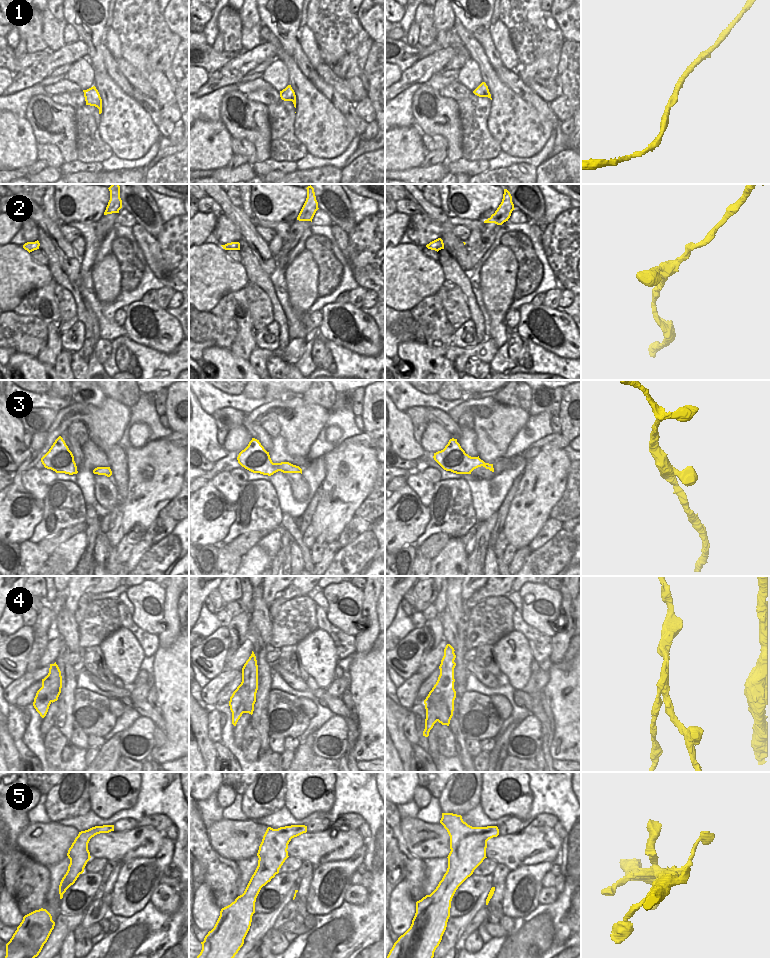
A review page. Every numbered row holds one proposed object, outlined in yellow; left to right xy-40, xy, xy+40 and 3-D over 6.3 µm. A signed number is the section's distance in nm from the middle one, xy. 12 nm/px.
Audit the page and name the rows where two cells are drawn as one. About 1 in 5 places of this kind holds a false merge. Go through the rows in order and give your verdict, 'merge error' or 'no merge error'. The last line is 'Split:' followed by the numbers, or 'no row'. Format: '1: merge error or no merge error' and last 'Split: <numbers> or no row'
1: no merge error
2: no merge error
3: no merge error
4: merge error
5: no merge error
Split: 4

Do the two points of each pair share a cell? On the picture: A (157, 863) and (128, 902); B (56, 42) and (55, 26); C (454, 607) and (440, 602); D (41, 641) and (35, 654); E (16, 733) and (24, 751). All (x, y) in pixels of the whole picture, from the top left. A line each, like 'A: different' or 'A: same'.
A: same
B: same
C: different
D: same
E: different

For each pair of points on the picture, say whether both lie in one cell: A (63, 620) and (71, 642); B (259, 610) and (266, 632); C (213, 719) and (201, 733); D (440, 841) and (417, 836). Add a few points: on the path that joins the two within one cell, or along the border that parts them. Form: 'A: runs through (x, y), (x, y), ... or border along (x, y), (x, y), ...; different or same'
A: runs through (66, 625), (70, 637); same
B: runs through (260, 615), (264, 627); same
C: border along (207, 708), (207, 734), (214, 742); different
D: runs through (434, 841), (423, 837); same

